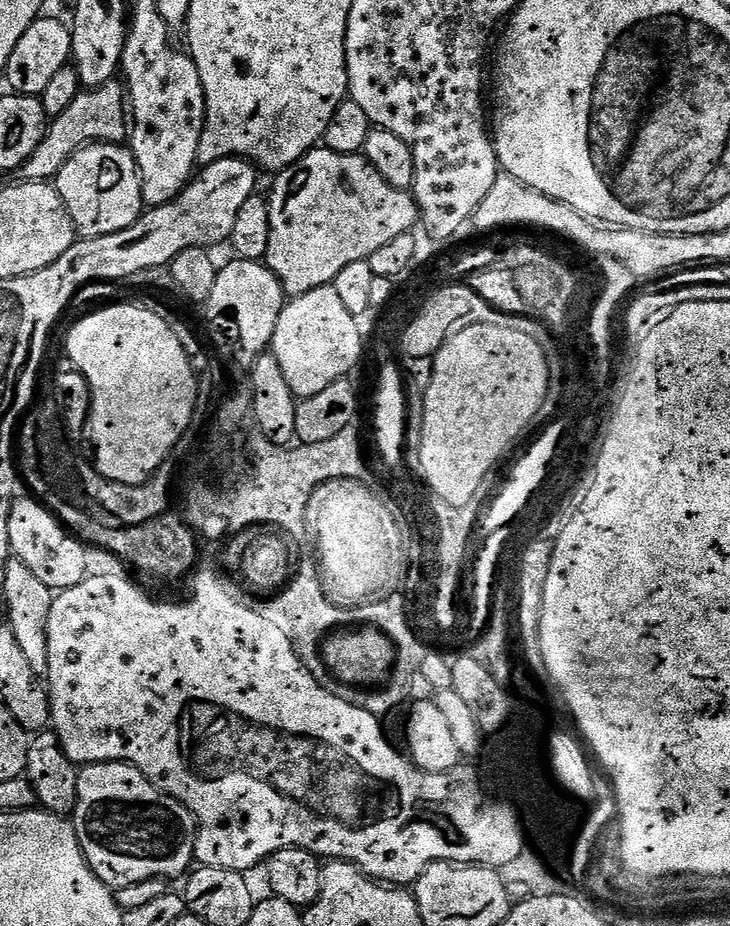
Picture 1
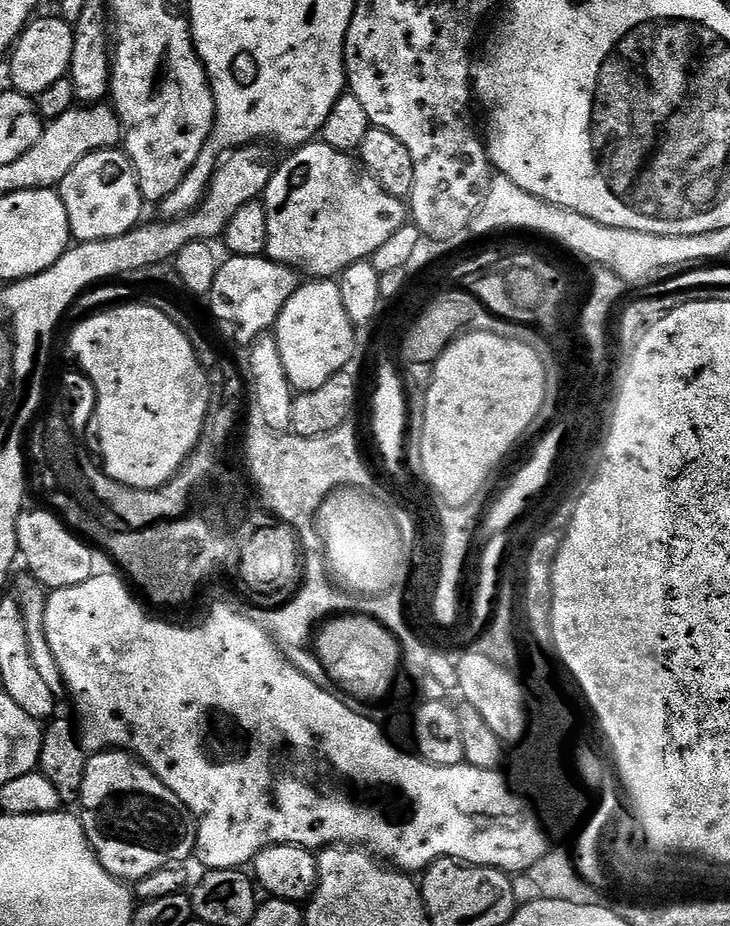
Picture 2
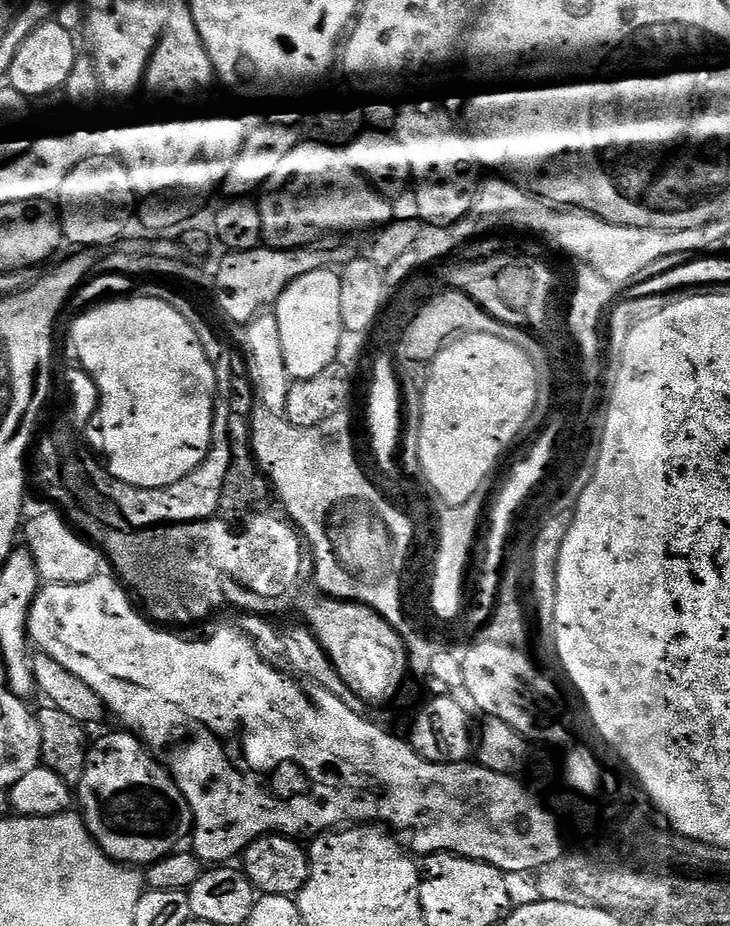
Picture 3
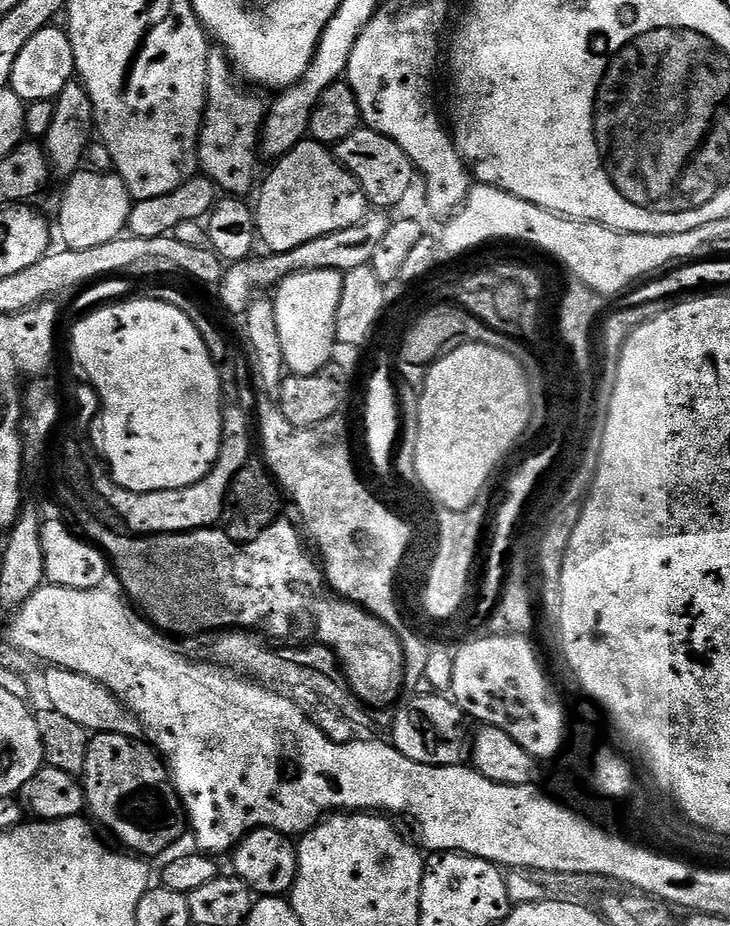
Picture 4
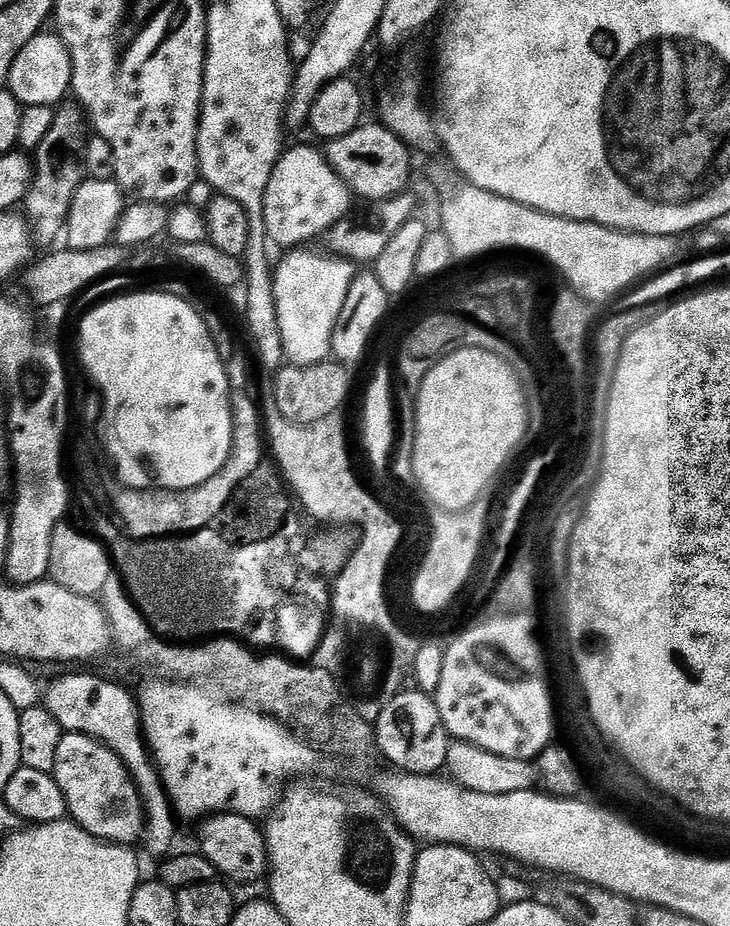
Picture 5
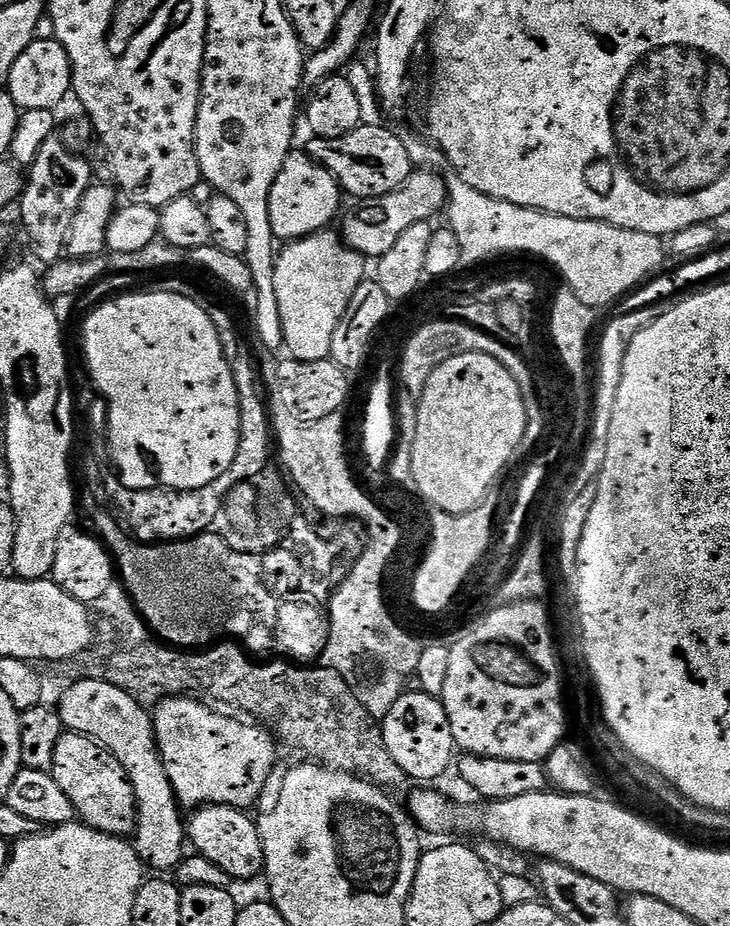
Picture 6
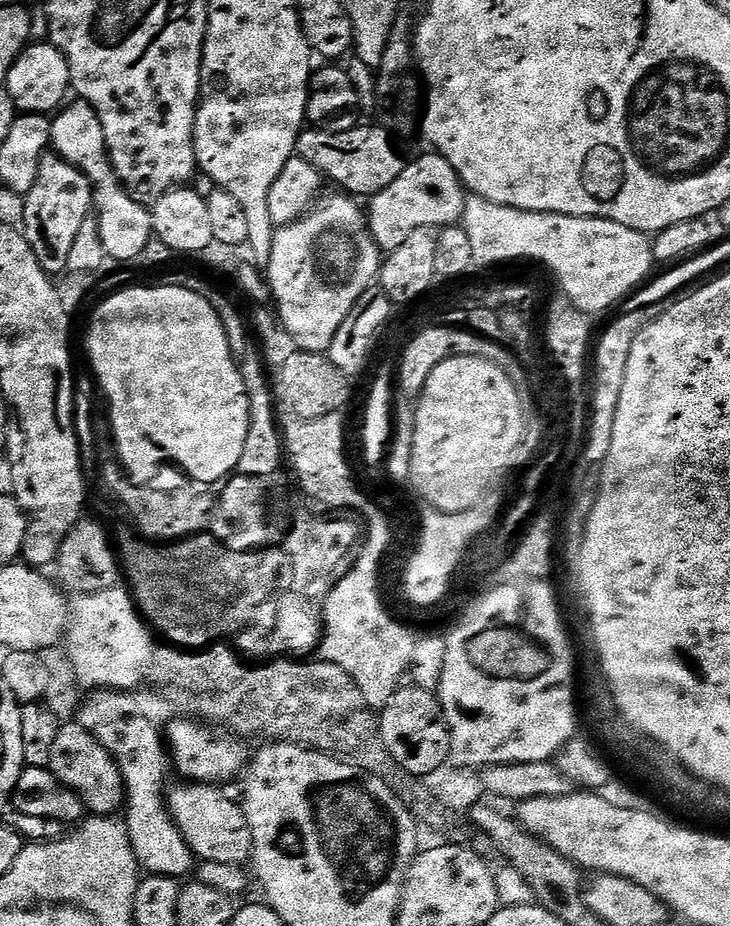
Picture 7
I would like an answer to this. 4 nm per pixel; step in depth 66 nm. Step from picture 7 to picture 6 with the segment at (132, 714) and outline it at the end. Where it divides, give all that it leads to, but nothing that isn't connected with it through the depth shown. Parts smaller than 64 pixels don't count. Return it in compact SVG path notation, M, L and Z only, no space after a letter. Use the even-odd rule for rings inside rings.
M80 680L67 685L59 693L58 702L60 709L58 715L63 727L69 732L77 732L86 738L90 738L96 744L102 745L126 770L126 774L132 783L134 798L136 799L136 831L134 833L134 847L141 861L149 869L157 868L157 873L171 873L186 855L186 820L180 817L181 805L176 799L170 778L166 774L166 766L160 757L160 751L156 745L156 731L152 725L152 717L149 709L144 709L139 704L137 697L131 692L122 690L105 680Z

